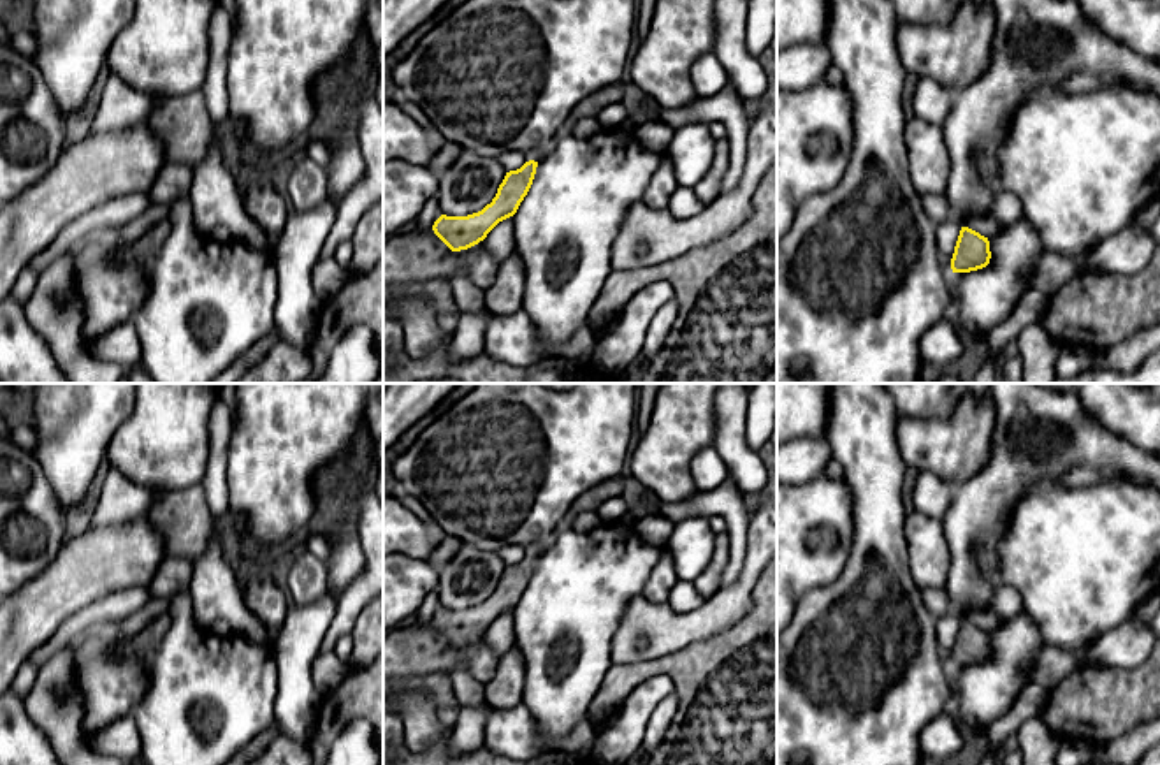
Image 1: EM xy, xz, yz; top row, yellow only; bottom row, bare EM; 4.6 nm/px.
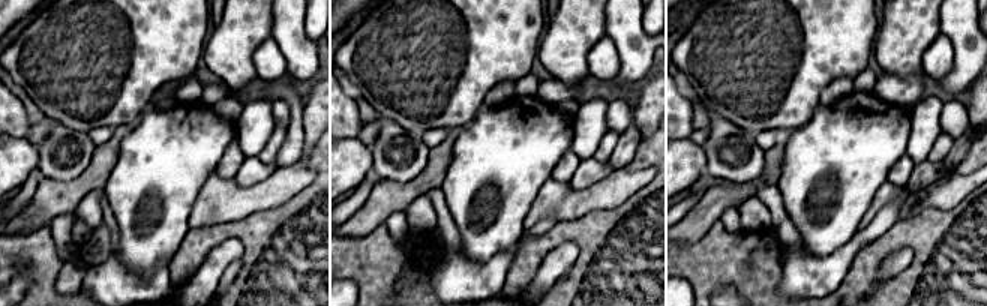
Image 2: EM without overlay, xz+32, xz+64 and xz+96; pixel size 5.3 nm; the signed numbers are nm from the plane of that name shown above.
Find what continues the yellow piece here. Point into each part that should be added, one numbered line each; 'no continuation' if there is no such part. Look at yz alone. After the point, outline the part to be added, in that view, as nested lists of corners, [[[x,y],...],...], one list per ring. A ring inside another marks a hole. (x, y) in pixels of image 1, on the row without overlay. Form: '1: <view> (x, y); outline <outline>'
no continuation

